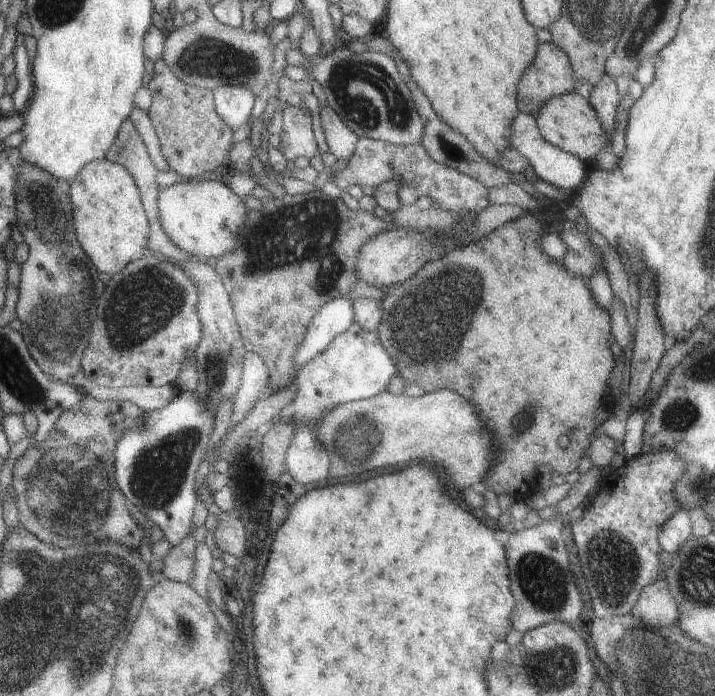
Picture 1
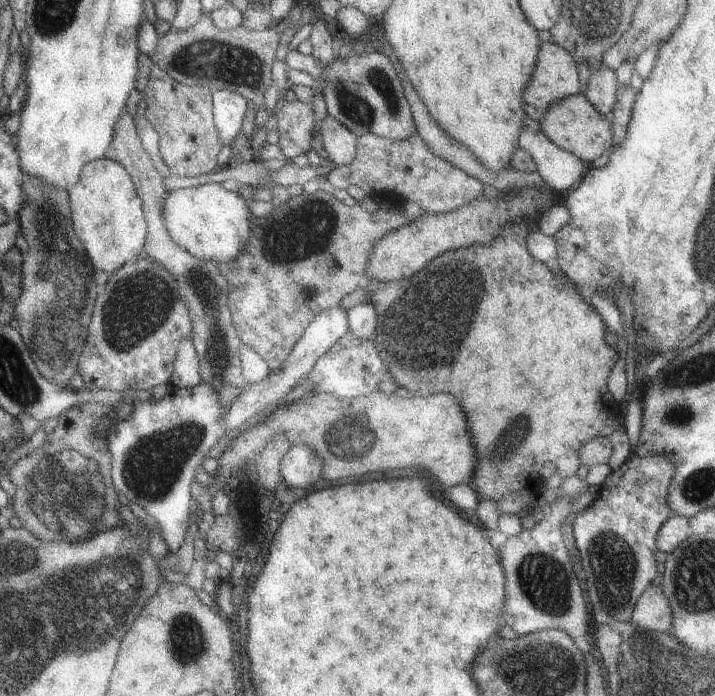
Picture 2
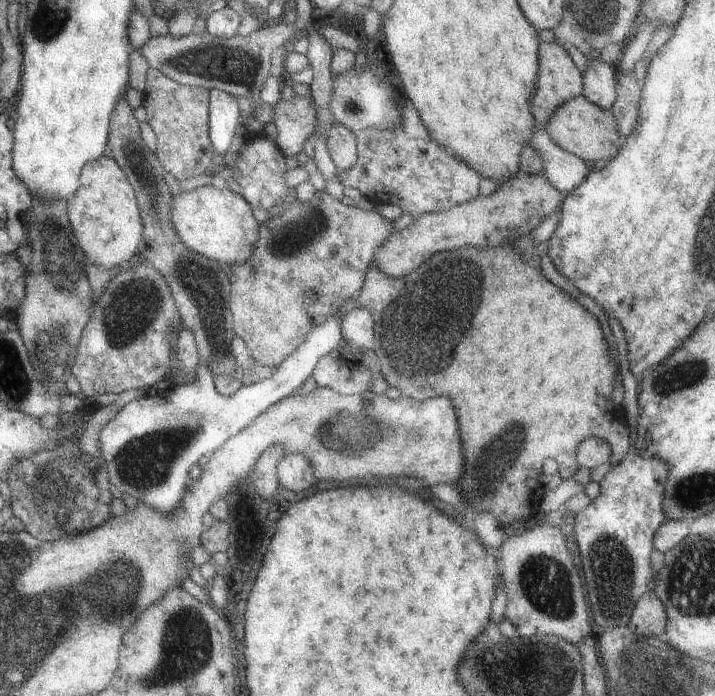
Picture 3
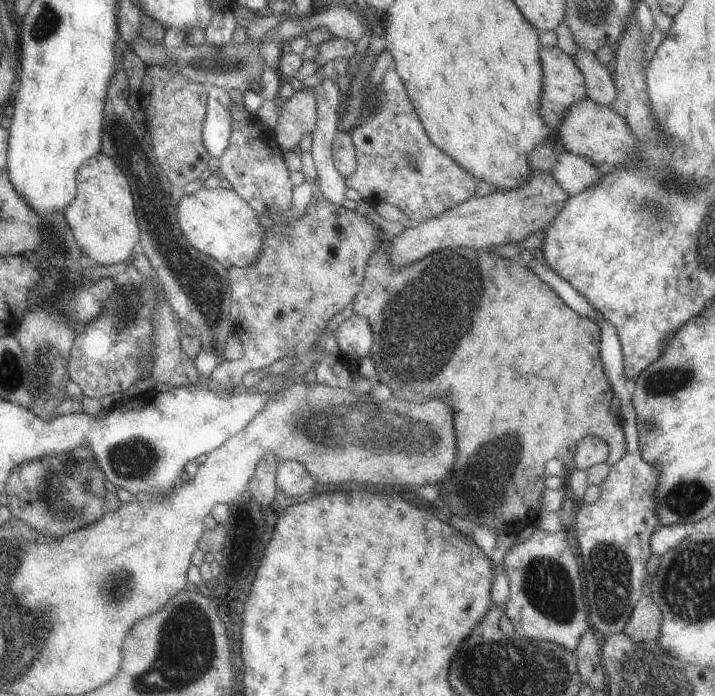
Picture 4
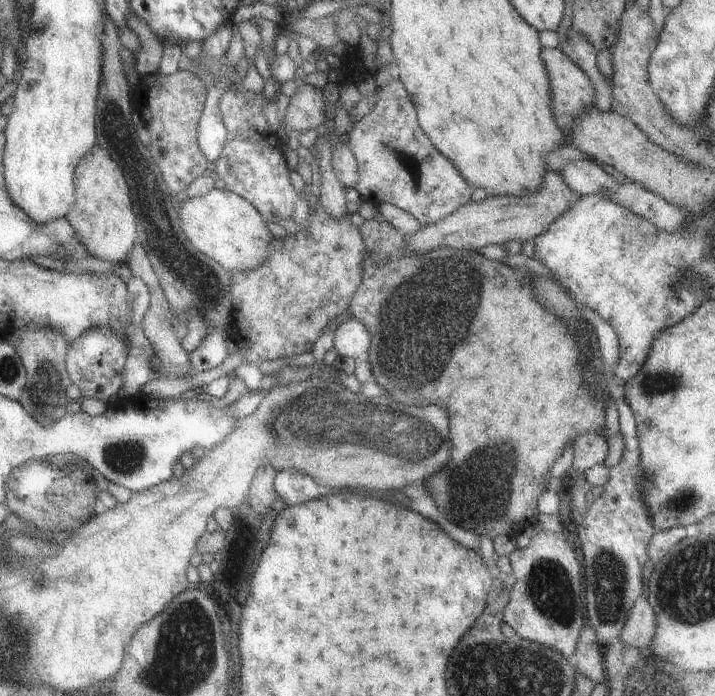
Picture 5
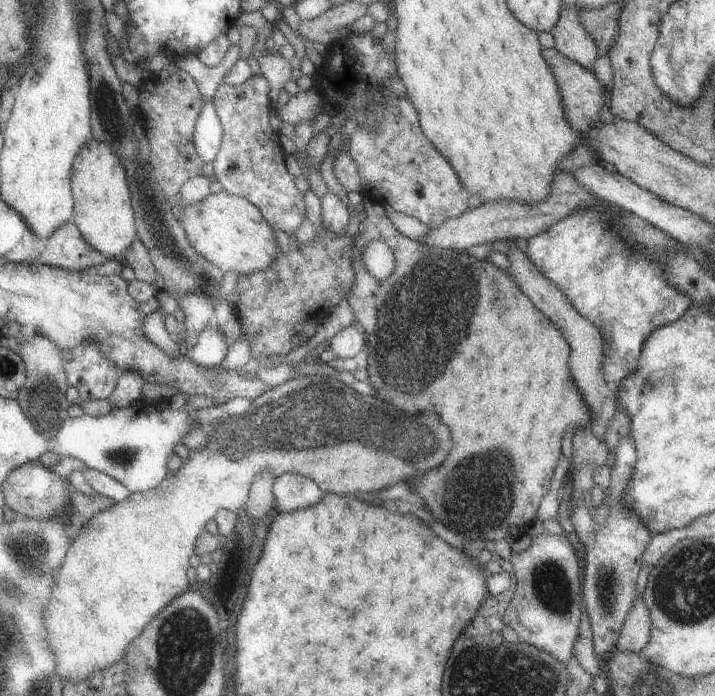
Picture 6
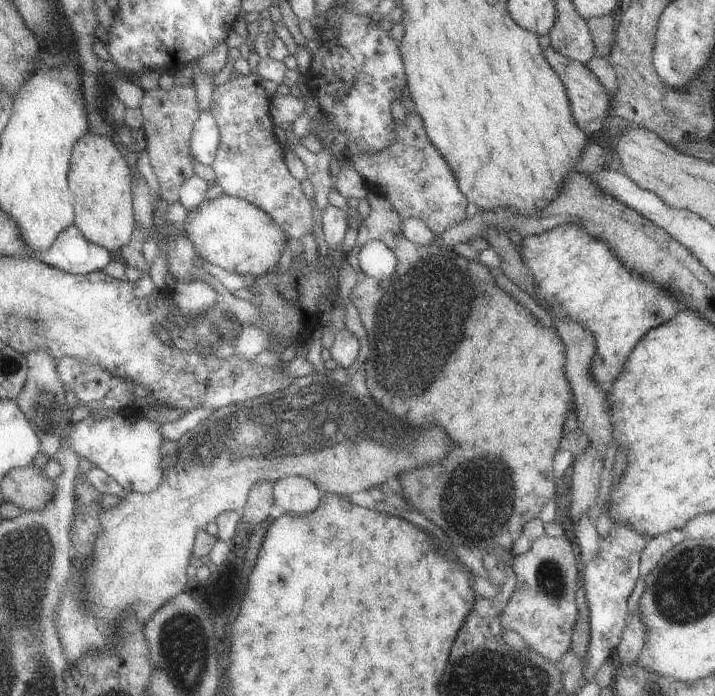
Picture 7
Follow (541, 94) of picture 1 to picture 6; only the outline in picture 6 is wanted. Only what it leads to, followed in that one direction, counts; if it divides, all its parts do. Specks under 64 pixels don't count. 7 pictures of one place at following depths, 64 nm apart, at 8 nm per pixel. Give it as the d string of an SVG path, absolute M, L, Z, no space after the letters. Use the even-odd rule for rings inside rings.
M555 47L541 49L541 56L545 59L546 64L550 66L555 77L566 121L573 127L573 130L581 134L591 131L600 122L600 110L604 102L606 89L601 86L601 83L591 70L586 70L579 63L565 58L555 50Z

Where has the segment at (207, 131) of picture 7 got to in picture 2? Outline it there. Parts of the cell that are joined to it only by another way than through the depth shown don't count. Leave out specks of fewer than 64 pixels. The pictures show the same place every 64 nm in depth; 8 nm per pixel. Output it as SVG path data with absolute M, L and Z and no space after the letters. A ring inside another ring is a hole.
M212 90L213 124L221 145L232 142L234 136L241 131L243 113L250 102L241 95L228 90Z

